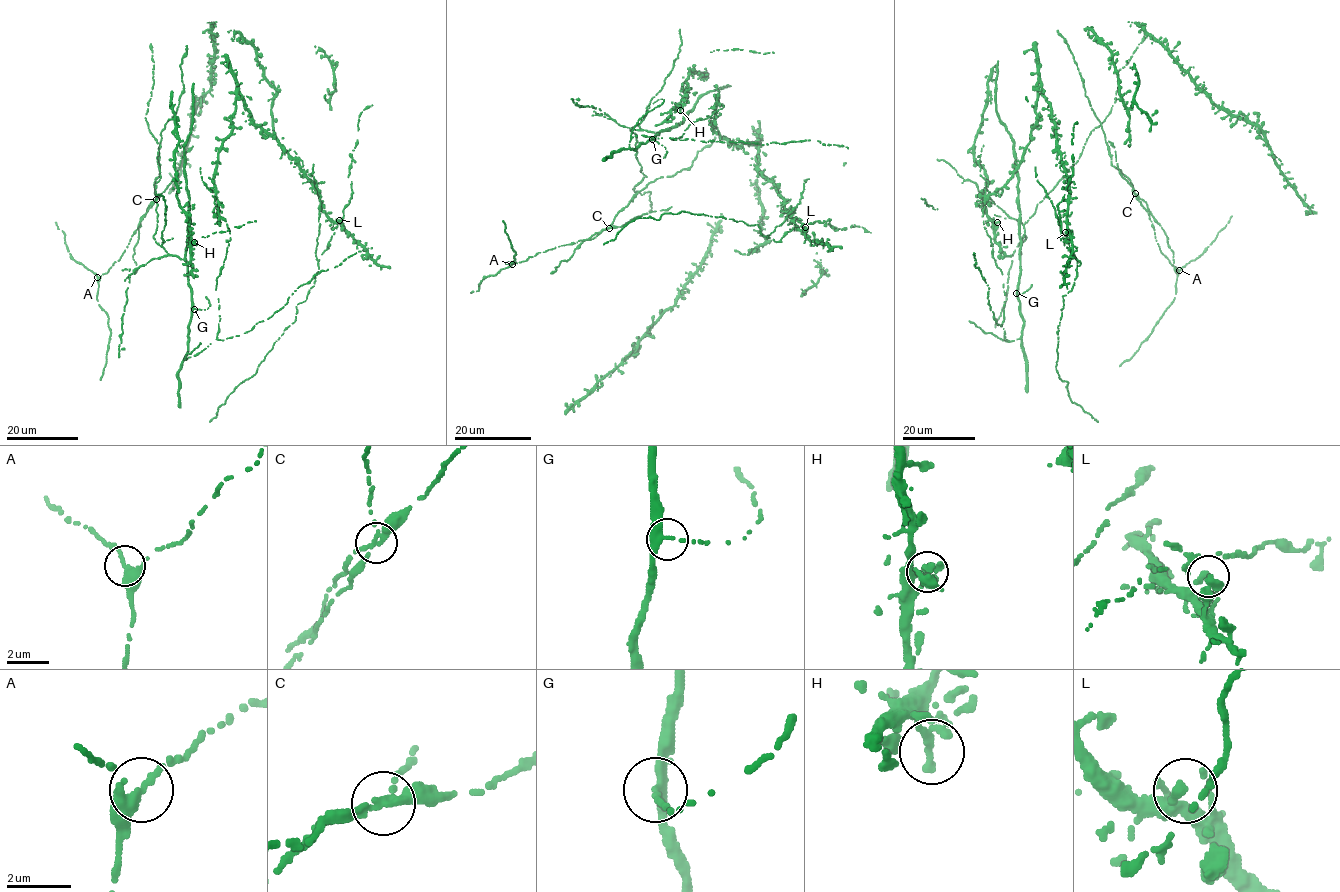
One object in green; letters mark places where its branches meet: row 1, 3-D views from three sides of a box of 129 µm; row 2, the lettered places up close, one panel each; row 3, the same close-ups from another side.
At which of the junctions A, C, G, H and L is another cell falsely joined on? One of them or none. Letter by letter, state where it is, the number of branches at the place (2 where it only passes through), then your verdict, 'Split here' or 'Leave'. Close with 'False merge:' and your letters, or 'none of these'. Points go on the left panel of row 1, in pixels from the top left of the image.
A: Place: (97, 277). Branches: 3. Leave
C: Place: (156, 199). Branches: 3. Split here
G: Place: (194, 309). Branches: 3. Leave
H: Place: (194, 242). Branches: 3. Leave
L: Place: (339, 220). Branches: 3. Leave
False merge: C

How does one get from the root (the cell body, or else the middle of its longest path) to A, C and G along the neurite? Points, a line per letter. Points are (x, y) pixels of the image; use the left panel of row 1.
A: (217, 334), (186, 358), (187, 262), (153, 237), (160, 135), (156, 199), (120, 258), (97, 277)
C: (217, 334), (186, 358), (187, 262), (153, 237), (160, 135), (155, 200)
G: (217, 334), (201, 352), (186, 358), (189, 322), (194, 309)

